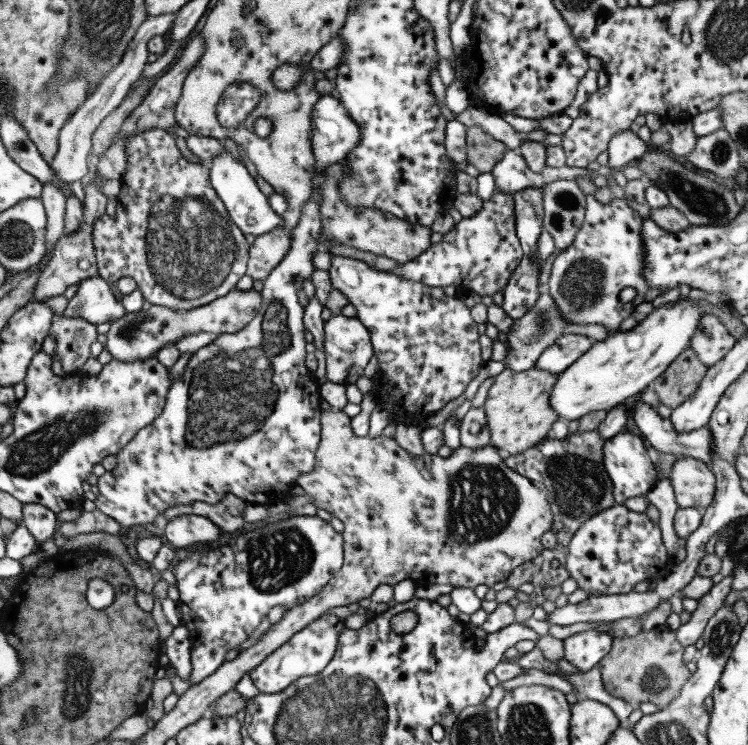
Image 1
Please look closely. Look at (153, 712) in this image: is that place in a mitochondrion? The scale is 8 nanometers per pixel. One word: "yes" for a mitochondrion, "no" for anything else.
no

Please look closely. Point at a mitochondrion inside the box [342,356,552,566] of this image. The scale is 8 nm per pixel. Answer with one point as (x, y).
(482, 500)

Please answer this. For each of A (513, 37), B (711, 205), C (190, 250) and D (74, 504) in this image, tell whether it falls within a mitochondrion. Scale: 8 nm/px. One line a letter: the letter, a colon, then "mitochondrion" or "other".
A: other
B: mitochondrion
C: mitochondrion
D: other

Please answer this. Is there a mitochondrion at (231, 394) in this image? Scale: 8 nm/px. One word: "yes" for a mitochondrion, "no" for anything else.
yes

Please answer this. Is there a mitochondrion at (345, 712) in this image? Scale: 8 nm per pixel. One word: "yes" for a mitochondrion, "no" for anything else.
yes

